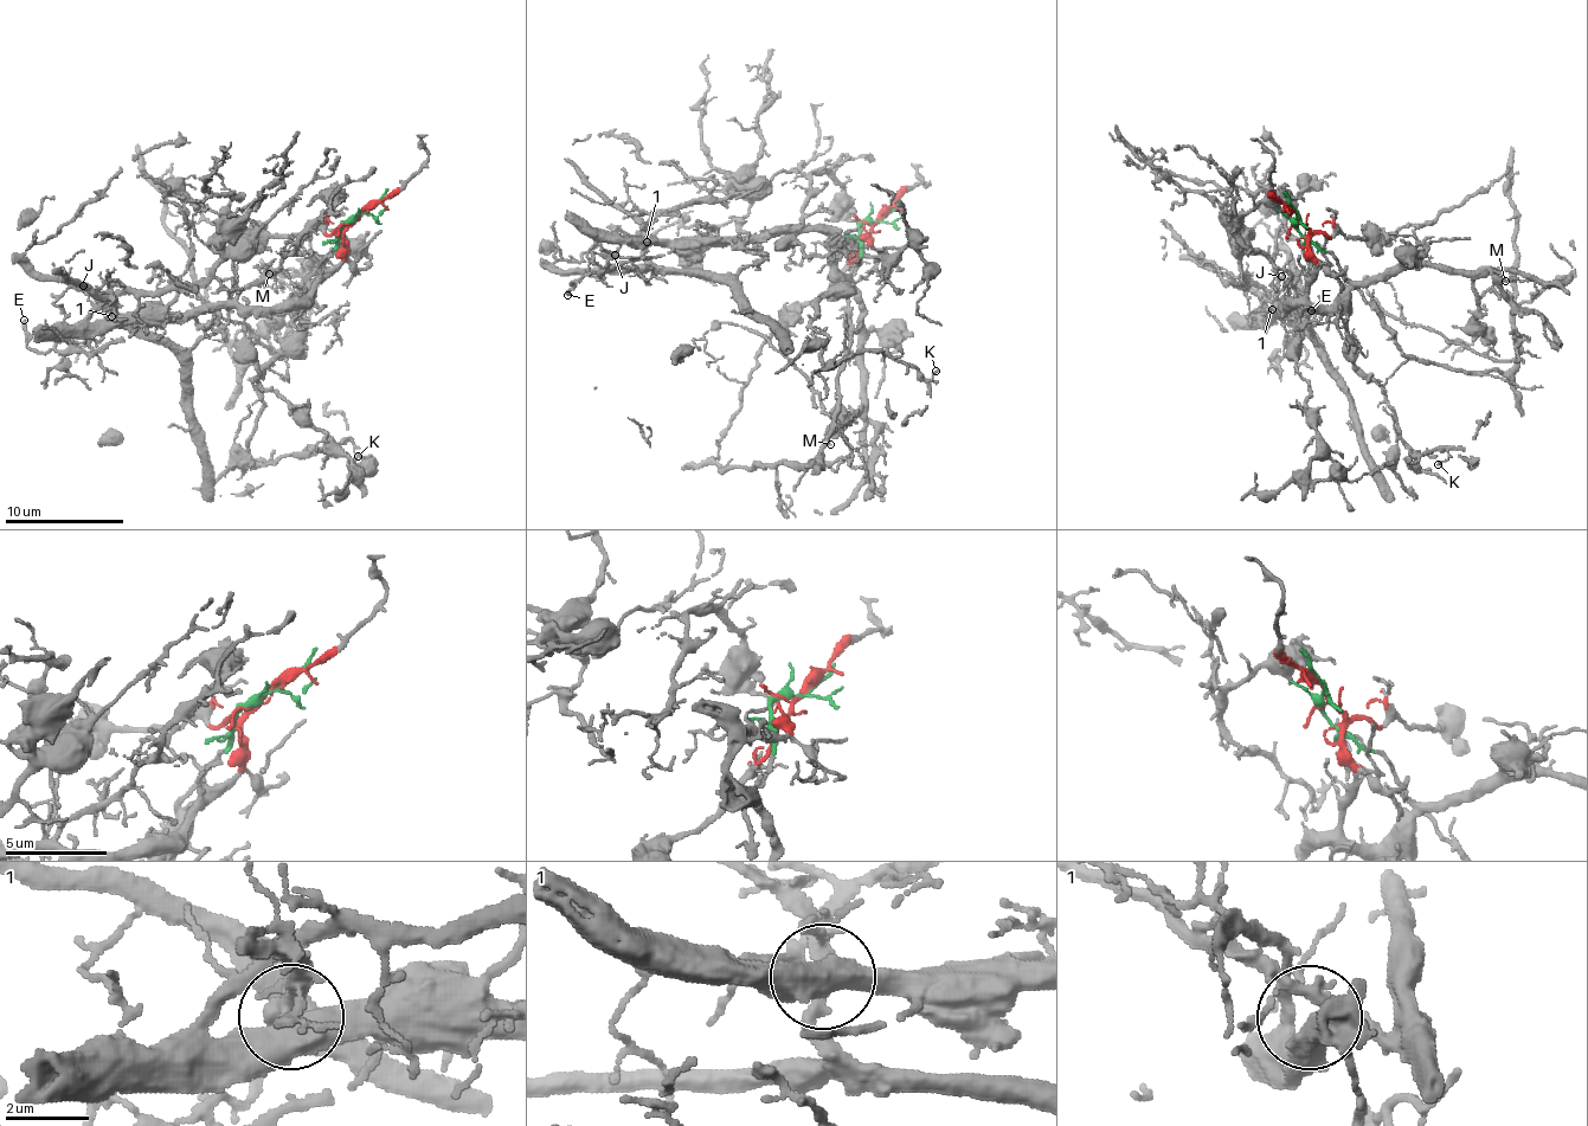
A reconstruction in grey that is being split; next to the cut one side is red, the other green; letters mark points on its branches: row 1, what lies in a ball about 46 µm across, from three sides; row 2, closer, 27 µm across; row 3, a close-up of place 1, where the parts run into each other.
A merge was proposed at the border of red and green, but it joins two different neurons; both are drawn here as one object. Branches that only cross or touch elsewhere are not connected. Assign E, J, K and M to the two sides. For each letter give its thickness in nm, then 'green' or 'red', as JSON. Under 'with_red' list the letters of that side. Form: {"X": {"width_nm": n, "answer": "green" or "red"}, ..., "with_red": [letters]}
{"E": {"width_nm": 220, "answer": "red"}, "J": {"width_nm": 110, "answer": "red"}, "K": {"width_nm": 110, "answer": "red"}, "M": {"width_nm": 150, "answer": "red"}, "with_red": ["E", "J", "K", "M"]}

